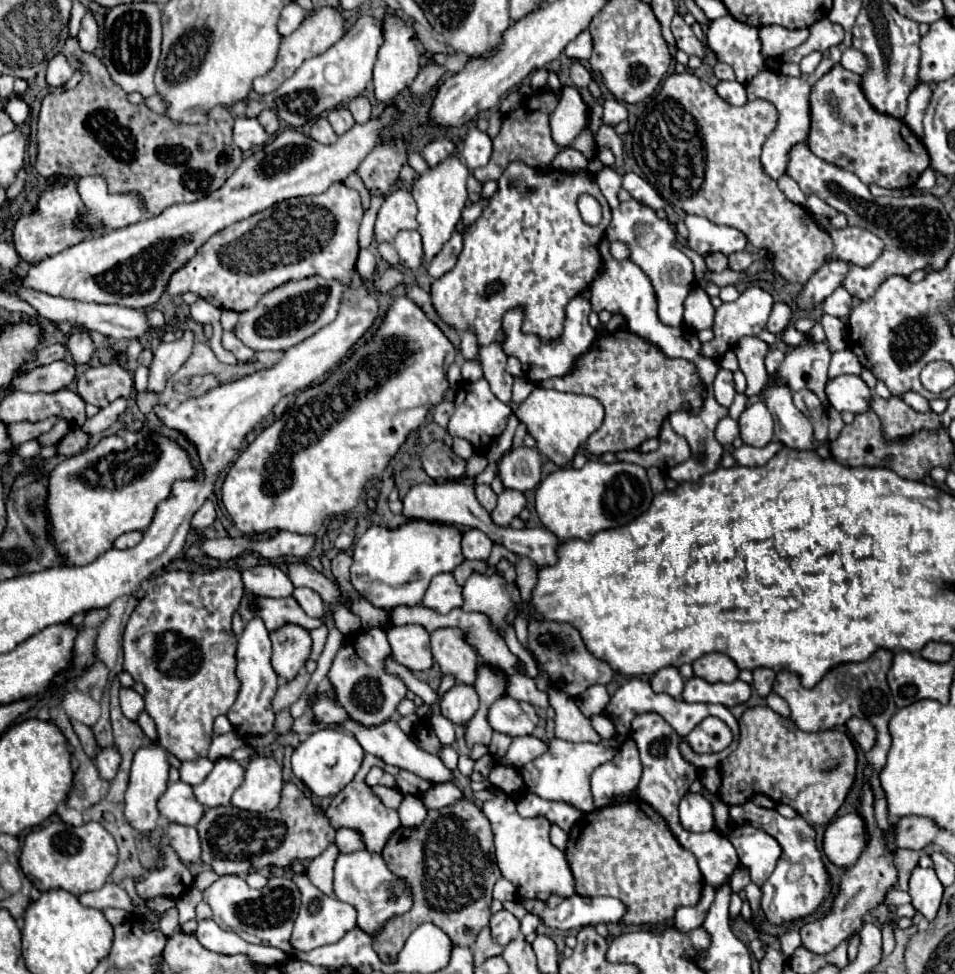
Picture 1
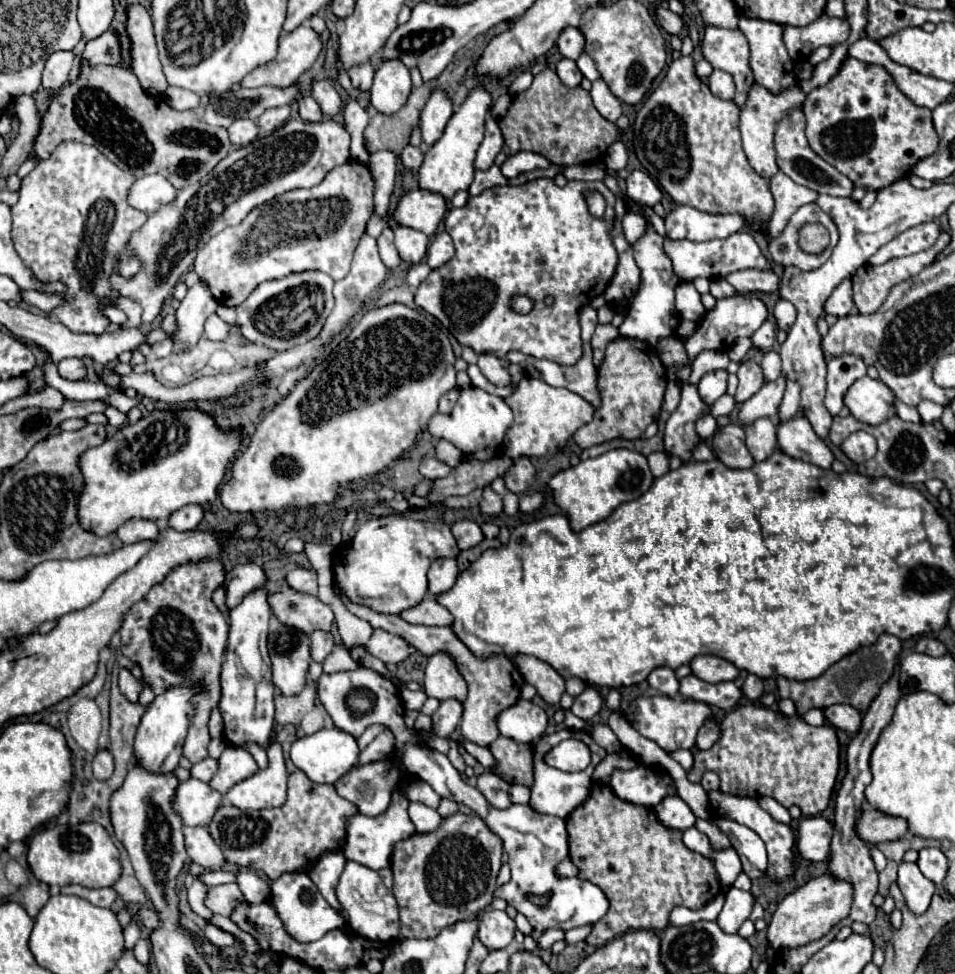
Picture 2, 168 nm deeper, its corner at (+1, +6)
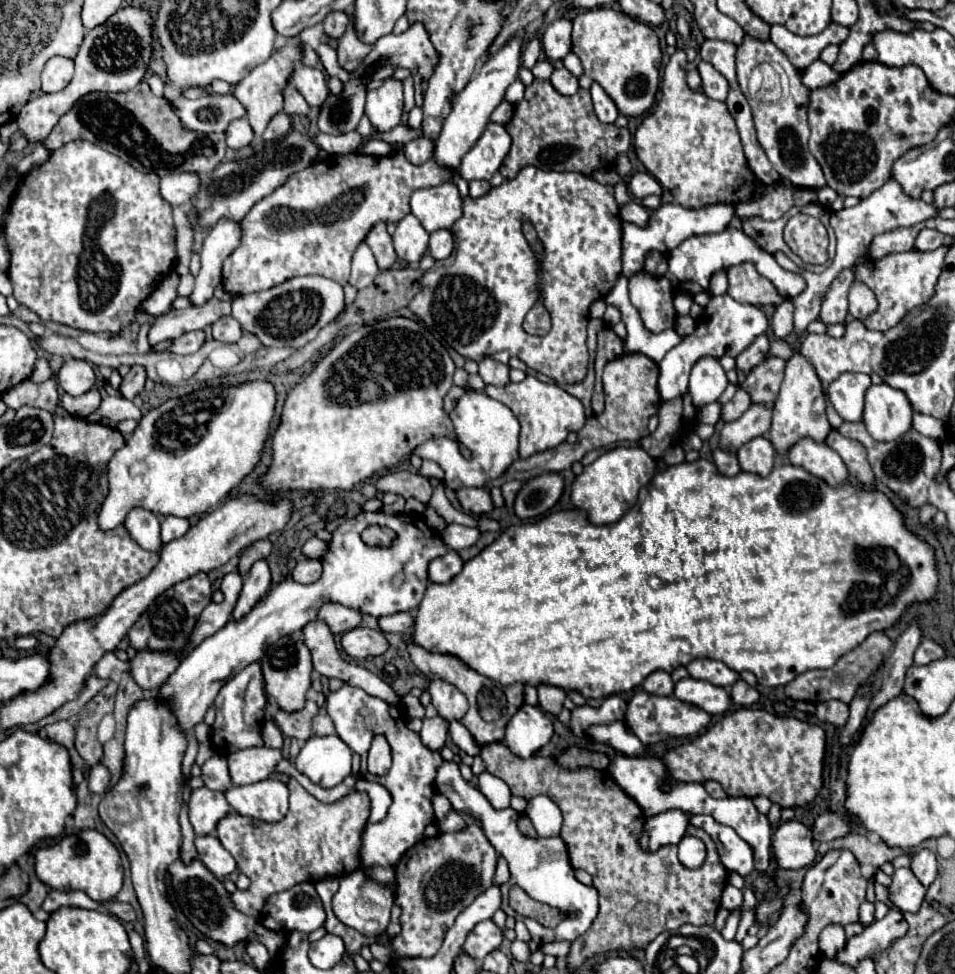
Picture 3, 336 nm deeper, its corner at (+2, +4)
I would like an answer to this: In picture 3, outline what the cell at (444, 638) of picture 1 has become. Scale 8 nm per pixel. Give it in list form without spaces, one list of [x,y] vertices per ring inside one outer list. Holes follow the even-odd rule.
[[[436,679],[430,683],[428,691],[432,695],[432,705],[436,707],[438,715],[444,717],[446,721],[450,721],[450,719],[460,721],[466,715],[468,701],[450,683],[440,683],[440,679]]]

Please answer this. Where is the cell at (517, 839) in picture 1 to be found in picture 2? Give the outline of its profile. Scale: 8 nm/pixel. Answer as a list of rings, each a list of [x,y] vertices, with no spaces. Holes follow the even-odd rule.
[[[485,771],[479,779],[479,791],[483,793],[483,797],[495,807],[495,809],[507,809],[511,805],[509,799],[509,783],[503,781],[499,775]]]

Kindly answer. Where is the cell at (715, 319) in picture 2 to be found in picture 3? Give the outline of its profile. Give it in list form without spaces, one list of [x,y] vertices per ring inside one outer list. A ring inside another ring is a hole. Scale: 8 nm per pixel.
[[[728,293],[724,295],[712,295],[710,303],[706,305],[704,313],[698,319],[698,327],[692,335],[686,335],[680,345],[676,345],[674,349],[670,349],[666,353],[666,357],[658,363],[658,393],[662,401],[670,401],[674,397],[682,397],[688,387],[688,375],[690,369],[694,367],[694,363],[704,357],[704,355],[712,355],[712,357],[738,357],[750,343],[754,343],[754,339],[762,333],[766,333],[768,329],[768,319],[766,315],[754,307],[754,305],[744,305],[734,301]]]

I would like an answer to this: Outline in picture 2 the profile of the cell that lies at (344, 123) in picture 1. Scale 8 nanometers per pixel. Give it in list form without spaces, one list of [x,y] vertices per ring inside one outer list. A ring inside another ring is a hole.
[[[317,81],[313,85],[311,95],[319,103],[321,111],[327,117],[335,117],[337,113],[343,111],[343,99],[341,99],[341,95],[337,93],[337,89],[335,89],[335,85],[331,81]]]

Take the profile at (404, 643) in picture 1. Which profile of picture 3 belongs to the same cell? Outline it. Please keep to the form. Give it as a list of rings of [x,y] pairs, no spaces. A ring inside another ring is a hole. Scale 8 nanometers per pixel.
[[[356,627],[342,635],[342,649],[354,659],[366,659],[382,655],[388,649],[388,641],[380,631]]]

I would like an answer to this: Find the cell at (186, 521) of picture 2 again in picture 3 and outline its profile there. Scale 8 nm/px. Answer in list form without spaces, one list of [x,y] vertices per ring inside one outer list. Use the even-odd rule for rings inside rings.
[[[174,515],[162,517],[162,543],[166,545],[166,543],[182,537],[188,529],[190,529],[190,523],[186,519],[180,519]]]

